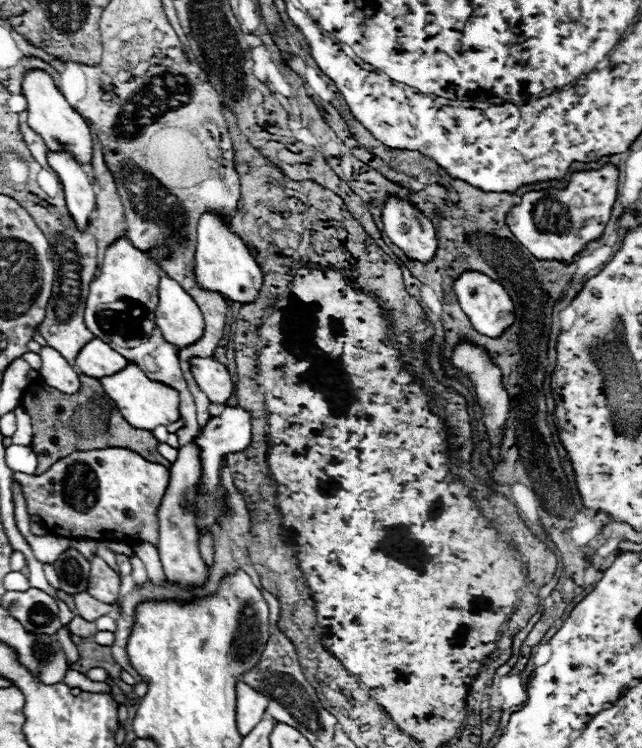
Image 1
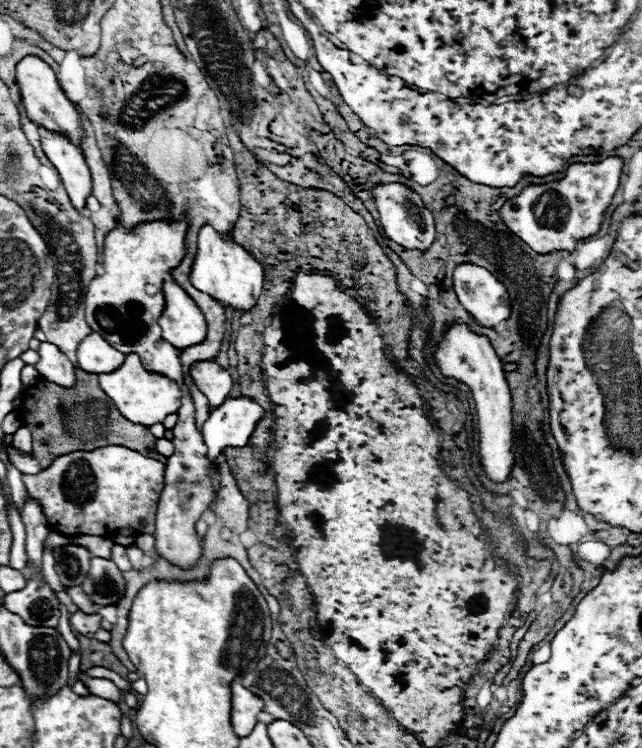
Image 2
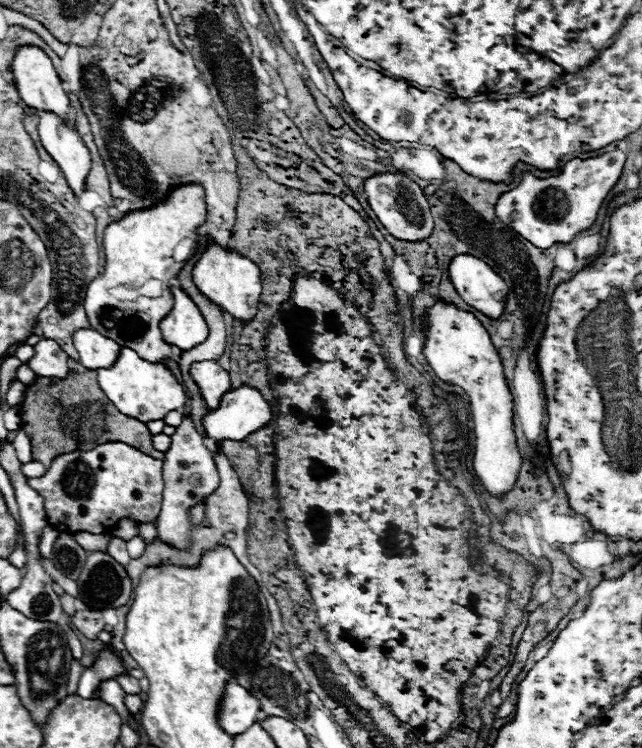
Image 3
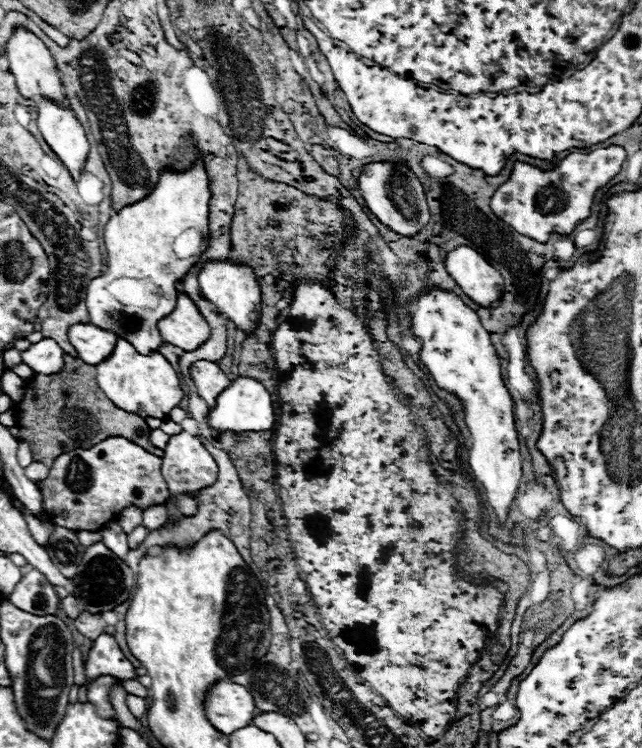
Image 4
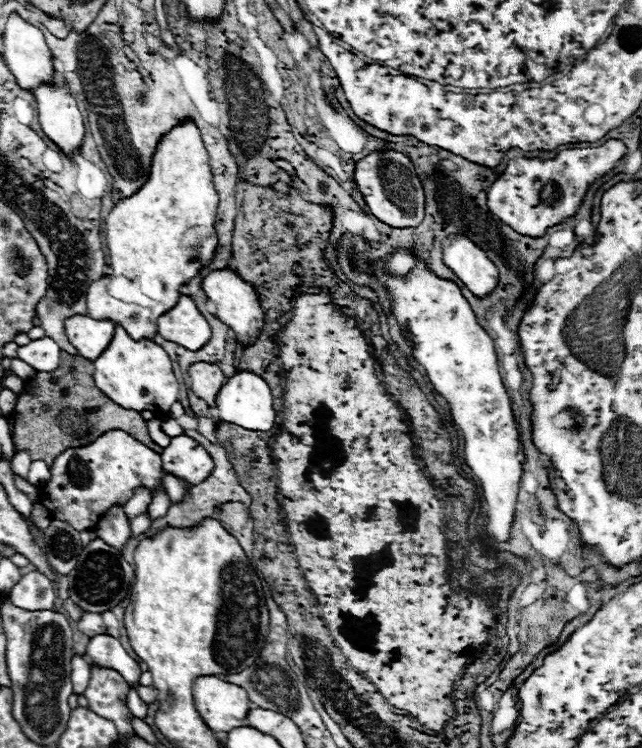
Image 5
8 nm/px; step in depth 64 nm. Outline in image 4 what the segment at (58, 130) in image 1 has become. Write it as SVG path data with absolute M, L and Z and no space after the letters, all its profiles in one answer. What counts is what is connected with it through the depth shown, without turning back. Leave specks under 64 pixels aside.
M26 30L14 32L14 36L8 42L6 58L8 58L8 64L10 64L10 72L16 78L16 86L18 86L18 90L20 90L20 94L24 98L28 98L28 100L46 98L46 100L52 100L56 104L64 104L66 102L64 88L62 88L54 58L48 52L48 48L42 44L42 40L38 40L34 34L30 34Z

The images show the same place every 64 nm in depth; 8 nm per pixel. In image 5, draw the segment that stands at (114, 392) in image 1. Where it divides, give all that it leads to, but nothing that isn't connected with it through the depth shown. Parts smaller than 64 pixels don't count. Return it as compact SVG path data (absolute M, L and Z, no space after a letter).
M118 326L106 352L94 360L94 382L118 406L136 412L150 410L154 416L168 416L170 406L178 400L180 394L180 386L168 354L156 342L134 342Z

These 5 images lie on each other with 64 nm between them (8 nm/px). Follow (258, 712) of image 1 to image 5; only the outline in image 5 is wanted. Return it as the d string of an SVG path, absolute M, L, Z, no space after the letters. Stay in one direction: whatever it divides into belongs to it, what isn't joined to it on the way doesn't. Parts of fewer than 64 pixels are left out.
M204 676L196 680L194 702L206 726L214 732L230 732L242 726L252 708L244 688L224 682L218 676Z

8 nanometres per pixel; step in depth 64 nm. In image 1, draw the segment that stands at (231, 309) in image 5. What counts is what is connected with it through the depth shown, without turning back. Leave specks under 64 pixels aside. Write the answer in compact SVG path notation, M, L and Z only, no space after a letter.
M204 212L198 220L198 246L196 246L196 276L200 286L220 292L224 298L230 298L234 302L248 304L252 302L262 286L262 270L254 256L250 254L248 246L240 240L236 232L230 230L230 226L220 218L218 214Z

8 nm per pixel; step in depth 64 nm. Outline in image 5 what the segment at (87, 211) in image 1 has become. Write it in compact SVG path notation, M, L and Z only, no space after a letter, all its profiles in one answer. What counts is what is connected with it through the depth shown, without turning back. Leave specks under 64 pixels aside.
M40 86L38 90L34 90L34 98L38 102L38 120L42 132L68 158L80 152L86 126L74 98L68 94L68 88Z

